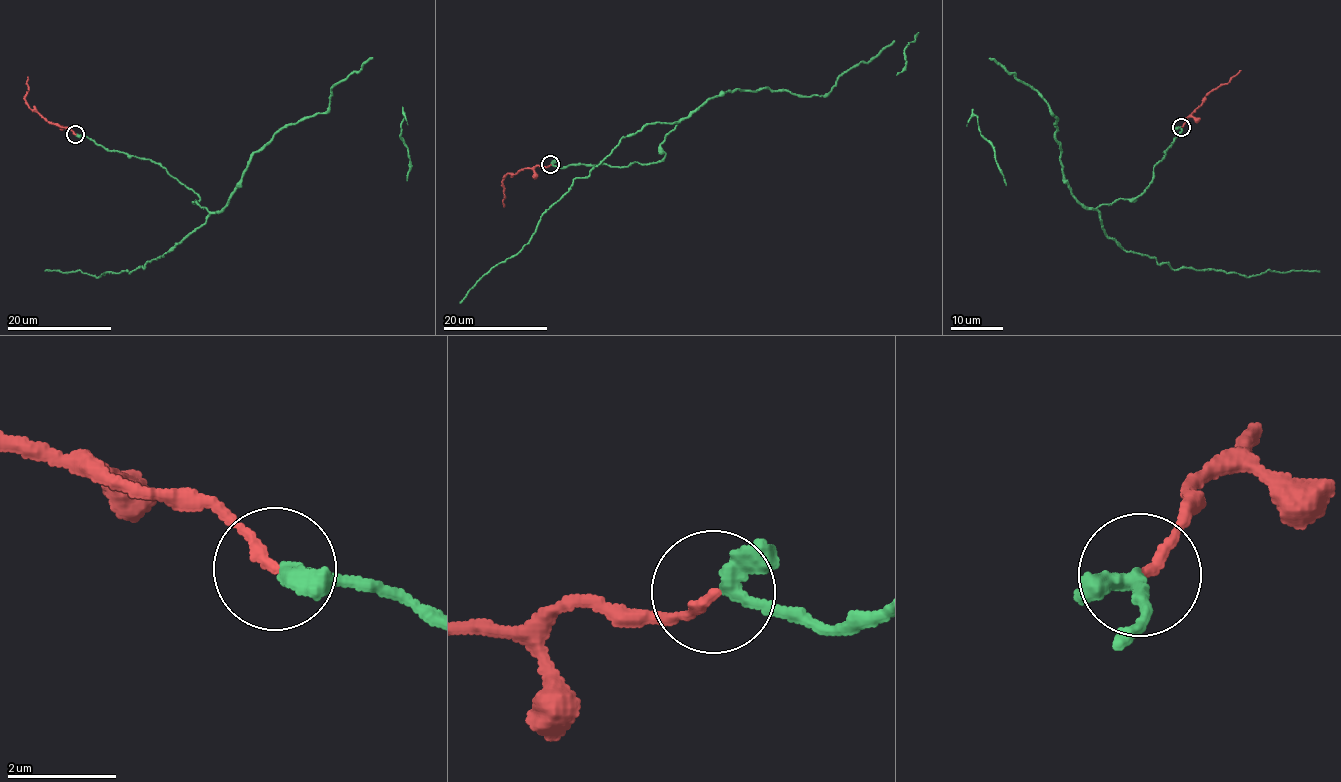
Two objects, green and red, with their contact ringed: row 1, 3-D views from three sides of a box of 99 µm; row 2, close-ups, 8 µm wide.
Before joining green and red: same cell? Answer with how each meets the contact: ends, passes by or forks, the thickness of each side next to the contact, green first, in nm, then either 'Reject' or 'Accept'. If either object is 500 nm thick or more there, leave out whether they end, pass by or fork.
At the ring green passes by. At the ring red ends. Thickness 260 nm (green) against 190 nm. Accept

